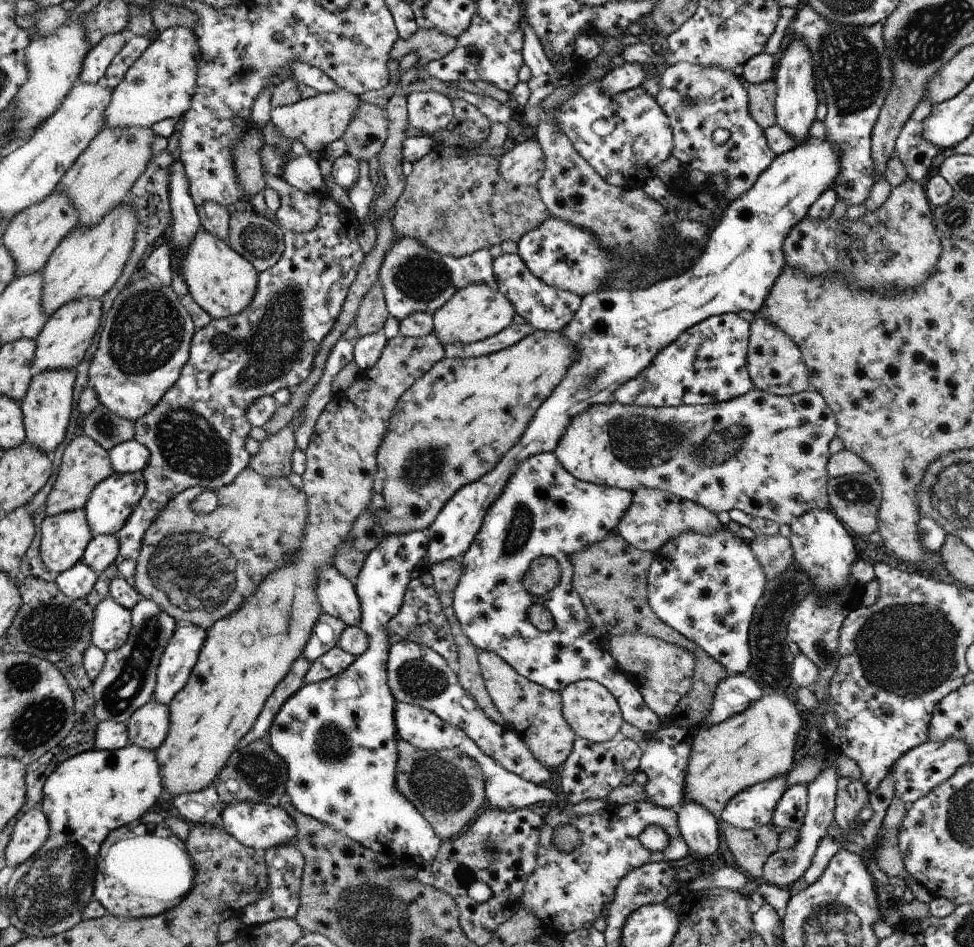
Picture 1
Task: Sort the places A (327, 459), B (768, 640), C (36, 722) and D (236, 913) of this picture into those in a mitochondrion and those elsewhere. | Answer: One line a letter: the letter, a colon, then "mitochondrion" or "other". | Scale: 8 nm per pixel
A: other
B: mitochondrion
C: mitochondrion
D: other

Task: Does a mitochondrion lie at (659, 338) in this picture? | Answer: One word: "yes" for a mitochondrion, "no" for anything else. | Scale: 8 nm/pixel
no

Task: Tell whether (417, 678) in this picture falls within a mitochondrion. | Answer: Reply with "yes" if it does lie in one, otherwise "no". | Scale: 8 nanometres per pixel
yes

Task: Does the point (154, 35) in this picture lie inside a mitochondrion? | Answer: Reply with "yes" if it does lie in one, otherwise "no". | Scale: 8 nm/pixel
no

